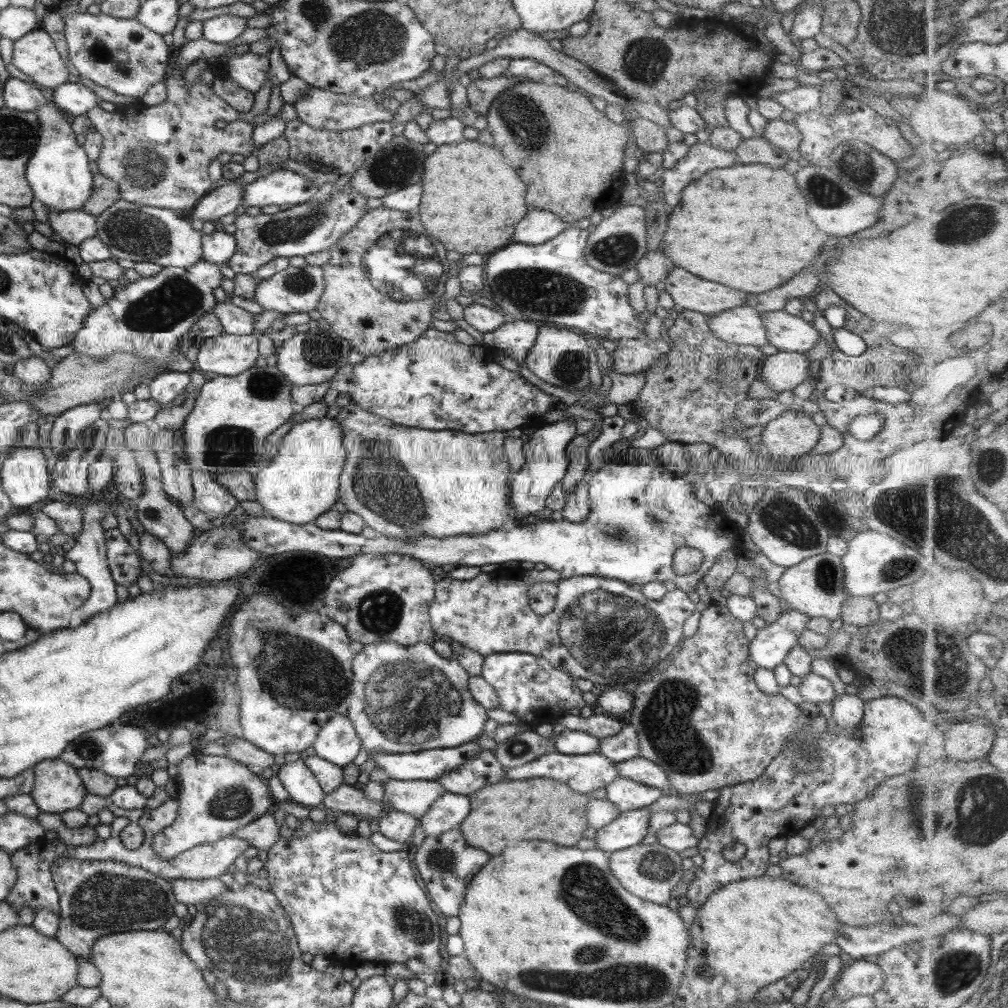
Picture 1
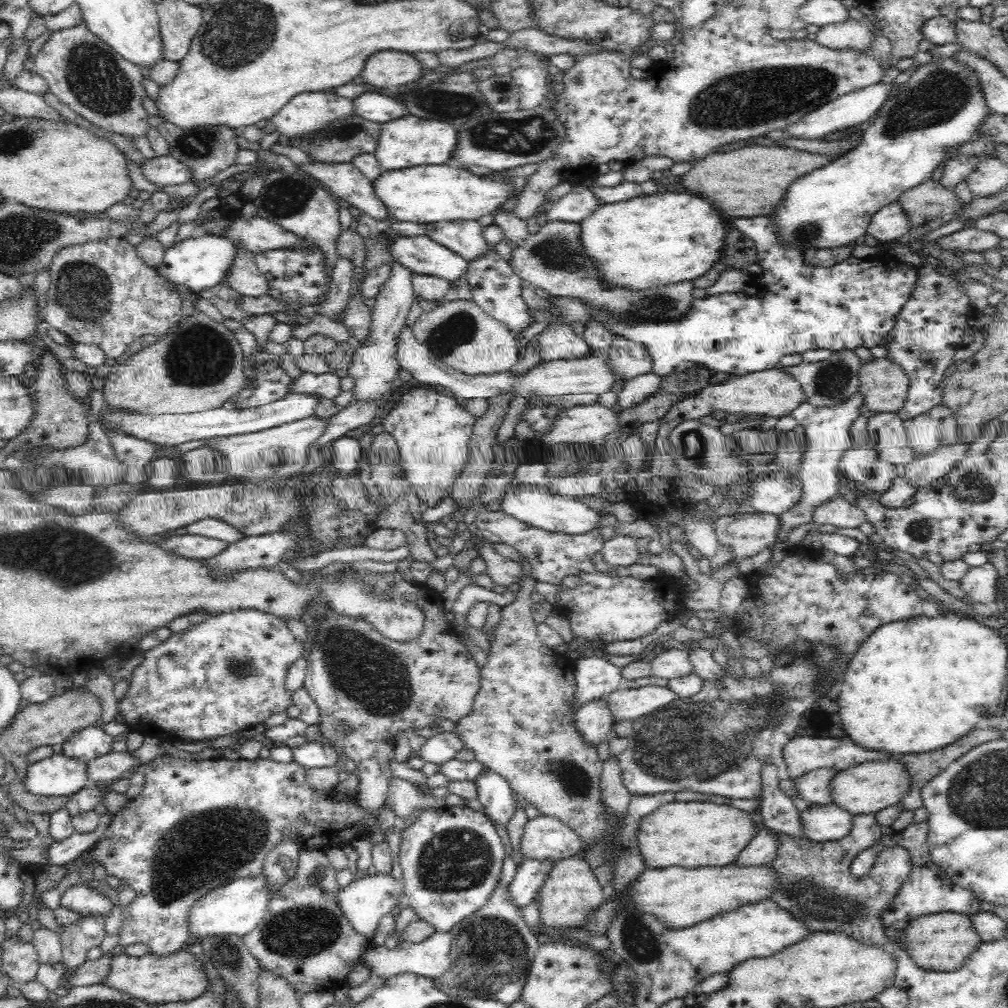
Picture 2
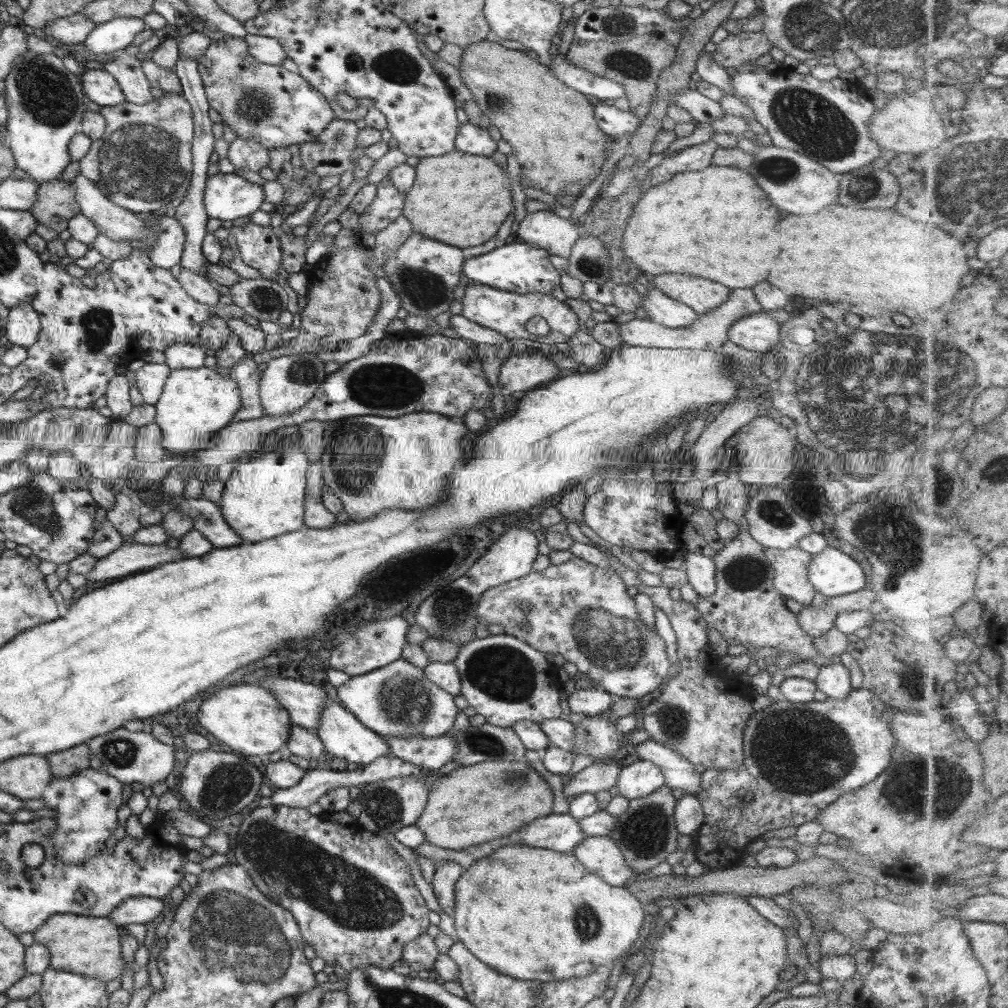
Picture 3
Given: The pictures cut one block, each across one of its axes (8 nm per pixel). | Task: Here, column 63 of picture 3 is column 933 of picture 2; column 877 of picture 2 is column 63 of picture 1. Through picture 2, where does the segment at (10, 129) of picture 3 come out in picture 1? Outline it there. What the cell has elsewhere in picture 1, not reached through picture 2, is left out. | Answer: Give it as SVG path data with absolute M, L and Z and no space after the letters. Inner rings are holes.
M49 98L46 104L36 108L40 135L38 136L35 154L27 165L27 182L34 190L34 196L48 211L62 213L81 210L93 191L93 174L90 162L83 146L76 142L76 134L72 131L72 119L62 112Z

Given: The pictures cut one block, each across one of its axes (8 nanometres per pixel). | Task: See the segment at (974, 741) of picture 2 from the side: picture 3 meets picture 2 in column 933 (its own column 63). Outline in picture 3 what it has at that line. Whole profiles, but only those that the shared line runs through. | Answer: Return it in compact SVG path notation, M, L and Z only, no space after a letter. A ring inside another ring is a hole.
M84 742L64 751L48 754L45 758L54 777L66 777L90 767L90 755L91 751Z

